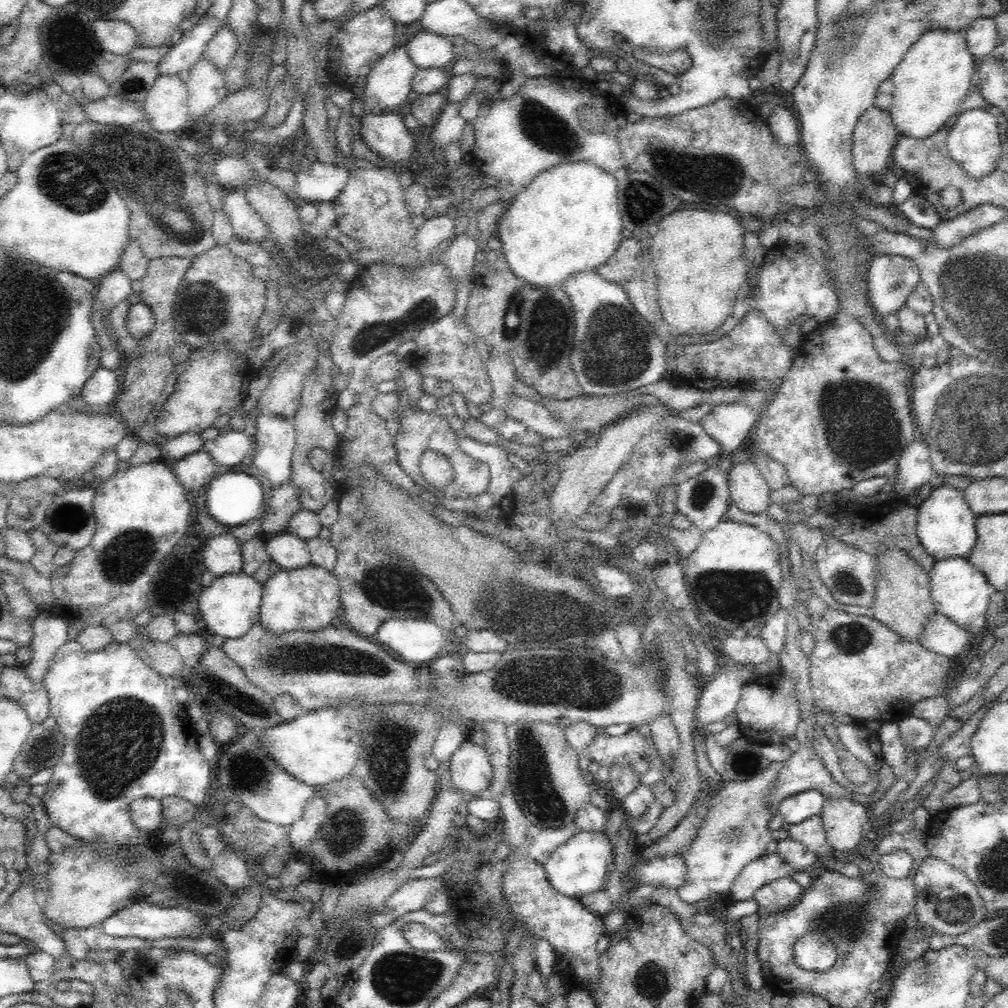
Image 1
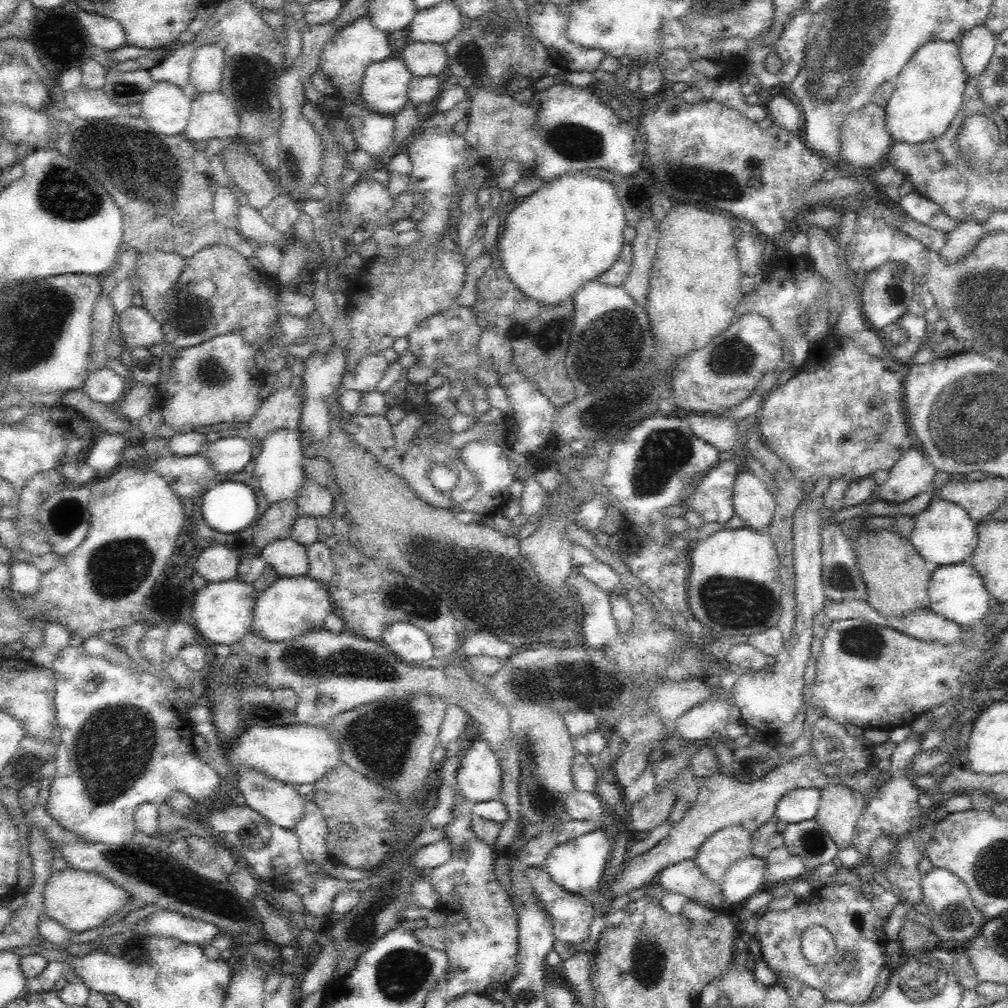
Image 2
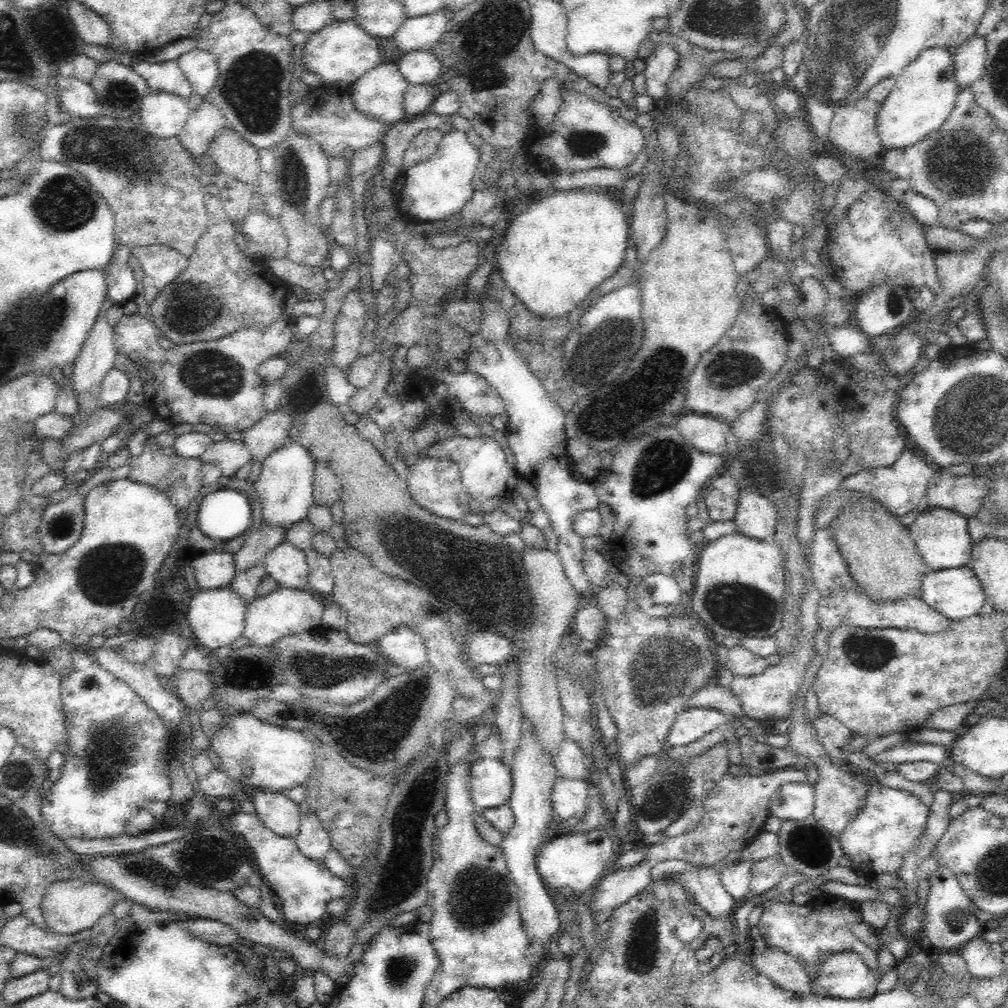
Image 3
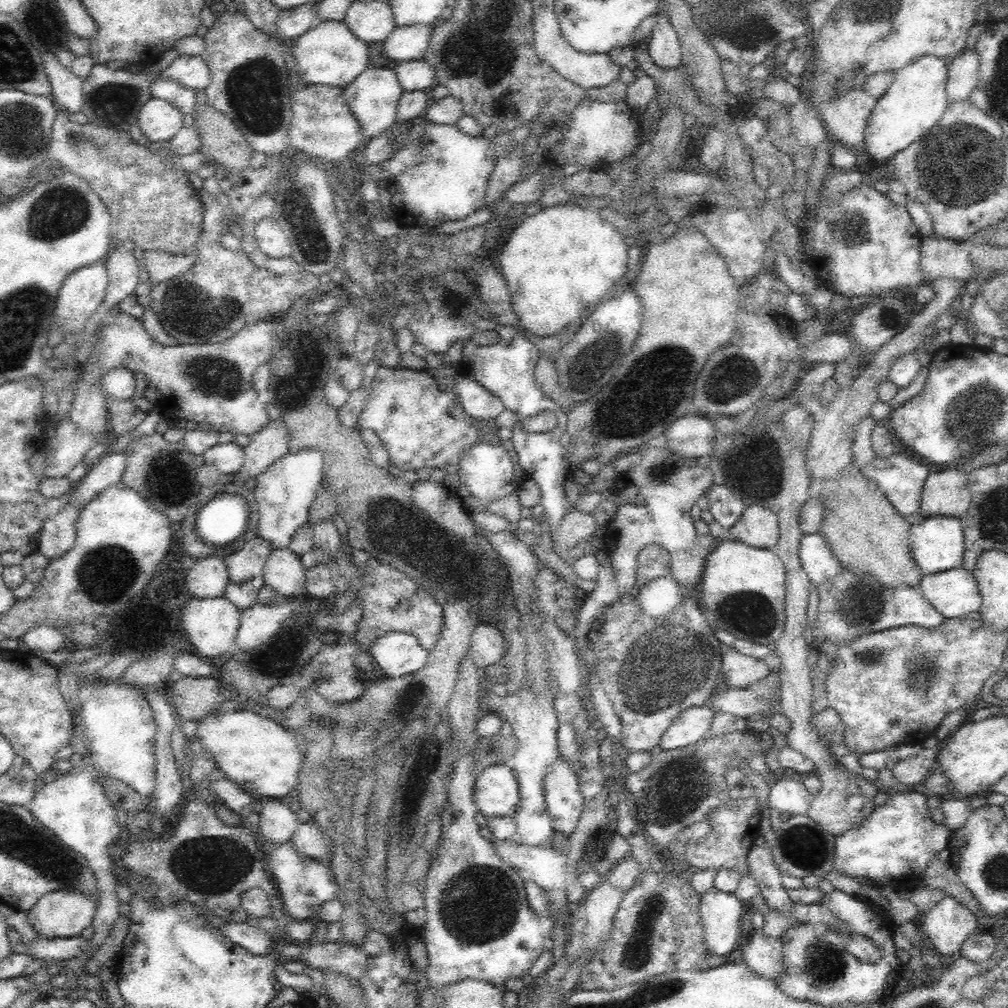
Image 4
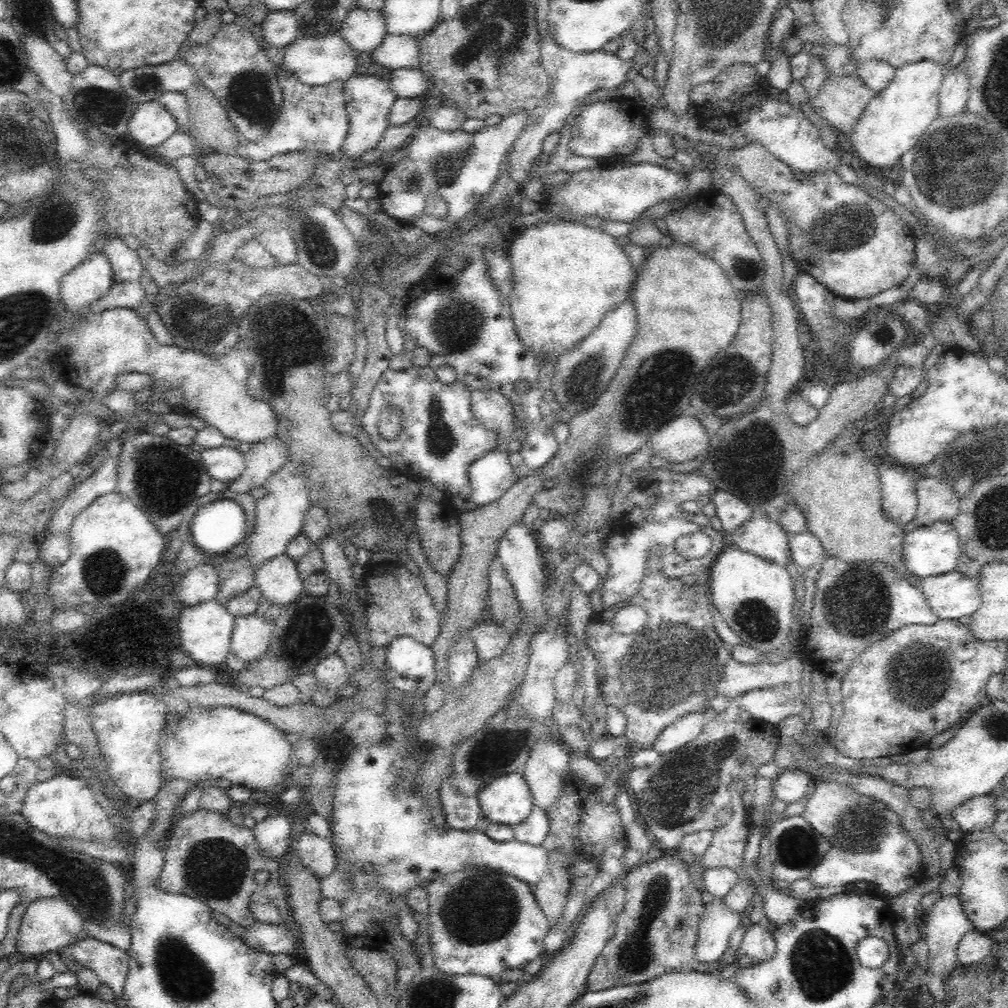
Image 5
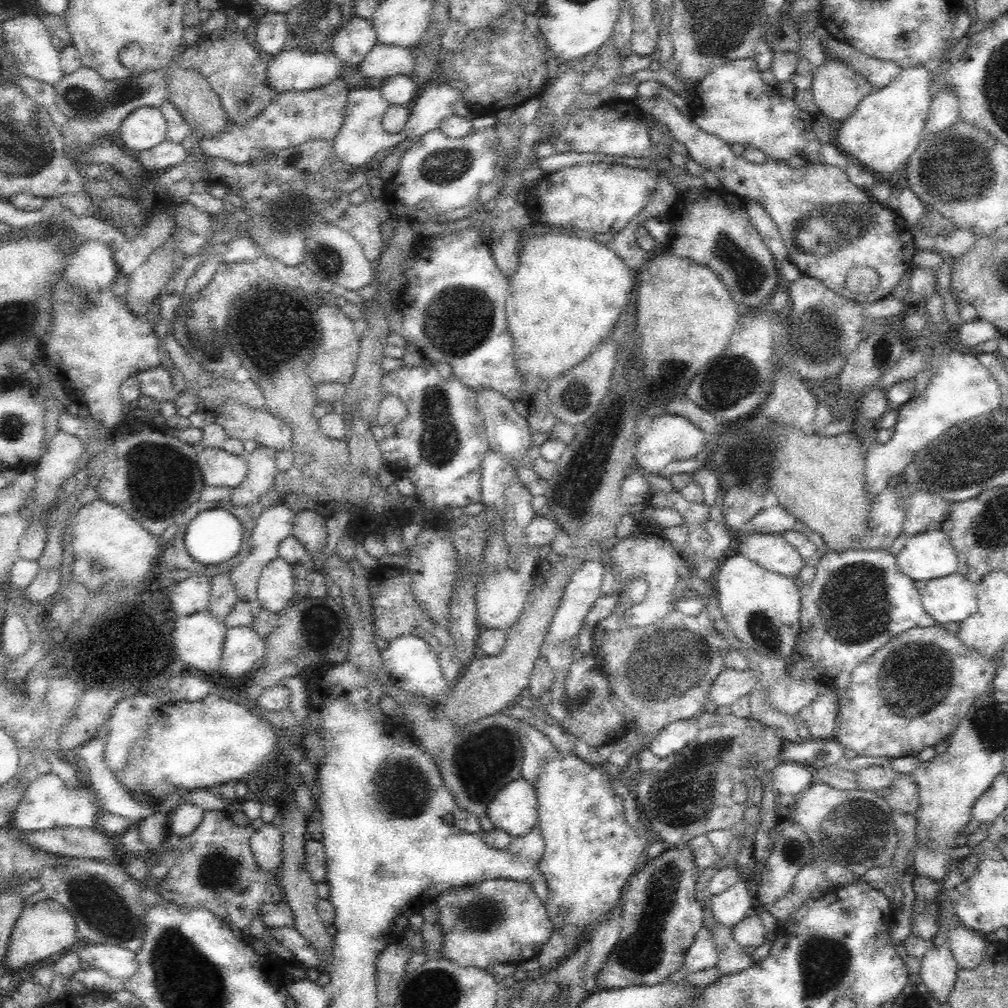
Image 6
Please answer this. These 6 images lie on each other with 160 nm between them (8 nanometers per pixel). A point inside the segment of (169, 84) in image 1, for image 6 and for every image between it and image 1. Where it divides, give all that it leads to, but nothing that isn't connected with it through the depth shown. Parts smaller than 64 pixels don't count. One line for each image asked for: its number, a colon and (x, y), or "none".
2: (165, 107)
3: (163, 115)
4: (160, 120)
5: (151, 124)
6: (144, 128)

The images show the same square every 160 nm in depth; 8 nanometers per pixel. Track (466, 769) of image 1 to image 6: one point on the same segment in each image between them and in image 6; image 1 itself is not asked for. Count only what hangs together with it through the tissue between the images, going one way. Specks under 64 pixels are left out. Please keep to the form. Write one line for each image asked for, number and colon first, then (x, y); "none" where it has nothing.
2: (479, 779)
3: (491, 782)
4: (496, 793)
5: (507, 800)
6: (514, 810)

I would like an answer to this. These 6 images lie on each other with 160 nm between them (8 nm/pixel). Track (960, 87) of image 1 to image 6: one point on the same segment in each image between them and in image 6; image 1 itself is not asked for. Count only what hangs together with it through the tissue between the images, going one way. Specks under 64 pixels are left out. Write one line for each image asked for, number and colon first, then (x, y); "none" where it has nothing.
2: (929, 89)
3: (923, 96)
4: (916, 99)
5: (894, 120)
6: (887, 126)

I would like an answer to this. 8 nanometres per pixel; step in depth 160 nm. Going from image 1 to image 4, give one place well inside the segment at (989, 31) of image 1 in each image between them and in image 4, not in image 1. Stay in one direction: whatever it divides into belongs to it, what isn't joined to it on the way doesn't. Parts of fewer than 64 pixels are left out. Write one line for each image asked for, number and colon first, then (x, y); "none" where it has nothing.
2: (976, 47)
3: (969, 58)
4: (963, 71)

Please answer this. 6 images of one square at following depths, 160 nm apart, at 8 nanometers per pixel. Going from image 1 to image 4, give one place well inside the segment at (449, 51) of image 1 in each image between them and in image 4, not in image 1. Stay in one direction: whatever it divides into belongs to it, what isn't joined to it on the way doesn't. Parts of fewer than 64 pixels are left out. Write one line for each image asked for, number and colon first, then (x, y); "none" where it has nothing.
2: (423, 59)
3: (419, 67)
4: (414, 74)

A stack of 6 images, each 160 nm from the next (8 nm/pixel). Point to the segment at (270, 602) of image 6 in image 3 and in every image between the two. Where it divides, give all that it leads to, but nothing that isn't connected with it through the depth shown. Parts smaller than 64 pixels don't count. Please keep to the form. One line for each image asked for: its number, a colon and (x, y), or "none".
3: (287, 564)
4: (283, 571)
5: (278, 579)

